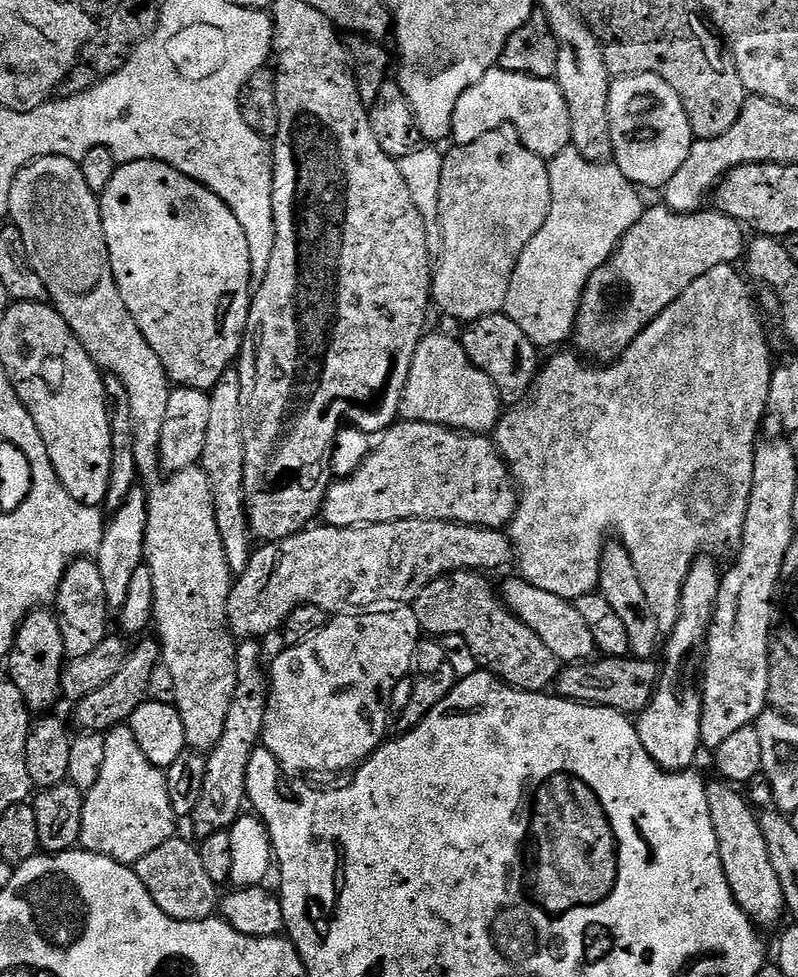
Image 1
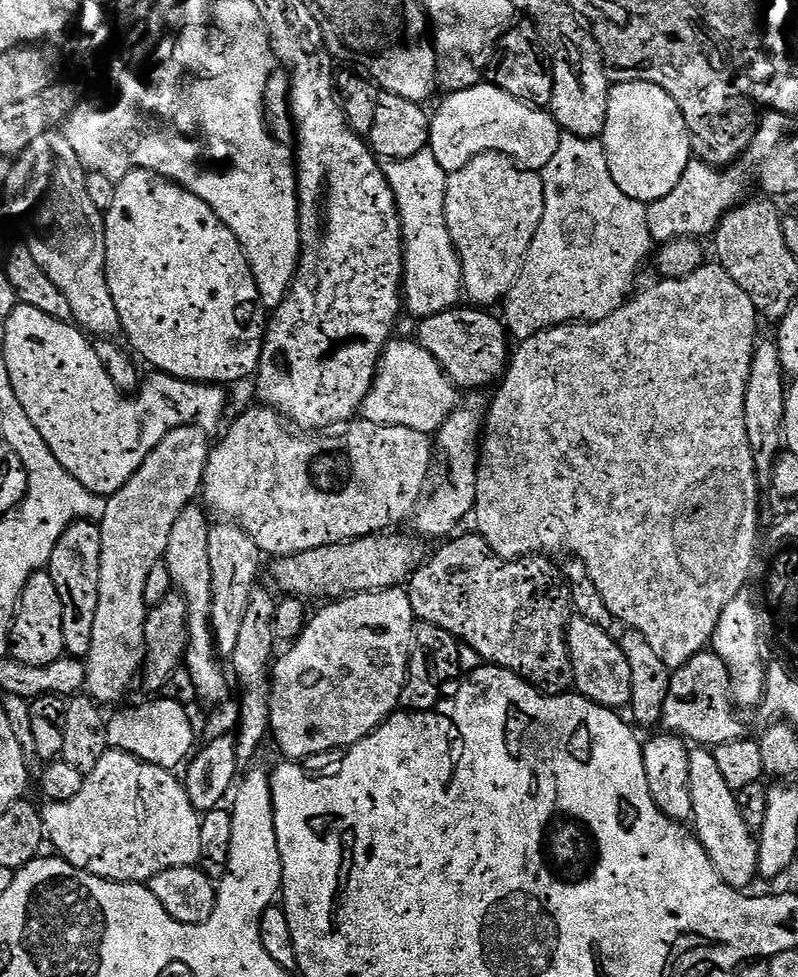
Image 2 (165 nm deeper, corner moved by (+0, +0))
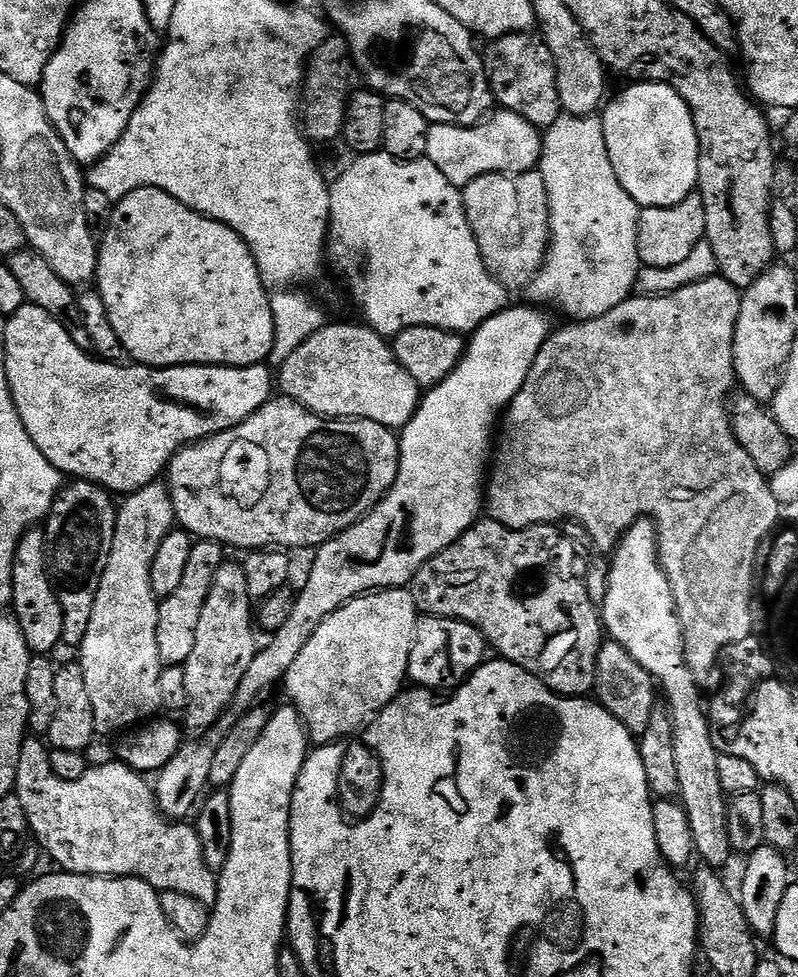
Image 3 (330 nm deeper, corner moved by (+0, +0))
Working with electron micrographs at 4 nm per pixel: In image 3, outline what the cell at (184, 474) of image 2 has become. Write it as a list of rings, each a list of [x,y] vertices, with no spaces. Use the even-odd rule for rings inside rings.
[[[167,483],[147,484],[137,492],[131,493],[123,505],[119,505],[114,530],[114,546],[98,586],[98,598],[94,598],[94,614],[90,614],[90,630],[78,649],[78,663],[82,678],[86,678],[86,691],[90,693],[90,706],[94,706],[97,733],[123,733],[145,722],[151,721],[161,711],[162,694],[158,694],[158,678],[161,662],[158,654],[158,610],[160,605],[150,586],[150,566],[162,538],[174,530],[176,515],[172,495],[168,493]]]

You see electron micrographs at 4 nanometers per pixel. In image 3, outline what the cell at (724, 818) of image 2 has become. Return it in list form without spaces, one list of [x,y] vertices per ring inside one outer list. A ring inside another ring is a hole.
[[[645,518],[635,520],[628,531],[620,538],[610,556],[608,570],[608,589],[602,605],[602,624],[607,635],[615,643],[623,646],[642,666],[652,675],[653,681],[658,685],[659,691],[668,701],[666,707],[672,714],[672,729],[674,730],[674,755],[678,761],[678,782],[680,783],[679,799],[682,801],[686,814],[690,818],[690,830],[694,834],[696,856],[707,867],[715,870],[722,869],[728,860],[728,855],[733,855],[730,838],[727,837],[727,803],[722,786],[718,782],[718,753],[708,725],[709,713],[706,704],[700,701],[701,685],[688,669],[684,657],[684,631],[676,613],[674,594],[670,590],[670,582],[660,564],[660,550],[656,547],[656,526],[651,520]]]

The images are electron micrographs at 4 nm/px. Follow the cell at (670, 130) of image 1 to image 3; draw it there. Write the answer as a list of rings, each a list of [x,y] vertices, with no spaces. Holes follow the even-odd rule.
[[[632,82],[629,85],[625,92],[618,93],[616,97],[613,95],[602,112],[610,166],[614,166],[614,174],[618,174],[618,182],[622,182],[624,189],[635,198],[641,209],[678,206],[678,202],[693,195],[698,188],[696,179],[700,143],[698,134],[694,130],[692,112],[688,109],[688,103],[669,84]]]

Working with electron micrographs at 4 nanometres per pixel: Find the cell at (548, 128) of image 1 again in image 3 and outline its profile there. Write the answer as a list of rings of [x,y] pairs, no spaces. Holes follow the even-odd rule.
[[[496,110],[478,124],[471,124],[468,128],[463,128],[457,124],[433,124],[430,130],[430,138],[426,138],[426,159],[446,178],[451,184],[463,186],[474,182],[474,178],[482,178],[486,174],[506,174],[507,176],[517,176],[523,172],[531,172],[539,165],[540,151],[544,148],[541,129],[535,128],[529,120],[522,118],[518,114],[507,110]]]

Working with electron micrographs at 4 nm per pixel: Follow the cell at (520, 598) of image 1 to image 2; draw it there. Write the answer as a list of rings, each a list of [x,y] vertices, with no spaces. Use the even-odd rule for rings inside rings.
[[[573,615],[568,621],[568,649],[572,659],[572,679],[574,688],[579,695],[588,700],[601,704],[604,708],[613,710],[624,710],[631,705],[632,687],[630,686],[630,665],[626,663],[626,654],[622,654],[622,646],[619,639],[602,626],[594,626],[594,622],[586,622],[586,618]]]

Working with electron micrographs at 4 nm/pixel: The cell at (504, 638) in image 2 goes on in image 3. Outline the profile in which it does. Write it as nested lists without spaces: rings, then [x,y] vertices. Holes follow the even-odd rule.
[[[491,518],[477,519],[449,548],[427,560],[412,579],[410,591],[425,616],[445,616],[474,626],[511,664],[525,668],[560,696],[584,698],[595,689],[596,667],[606,632],[598,606],[590,602],[581,573],[576,573],[576,544],[550,524],[507,528]]]

